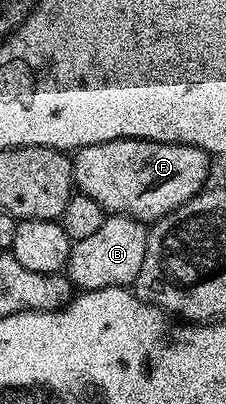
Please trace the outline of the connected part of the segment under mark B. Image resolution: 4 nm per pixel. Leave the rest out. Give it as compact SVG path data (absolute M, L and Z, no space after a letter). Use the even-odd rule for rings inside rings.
M124 215L106 216L103 227L88 239L72 242L67 276L78 290L106 289L112 285L129 287L136 282L147 255L149 229L142 222Z

